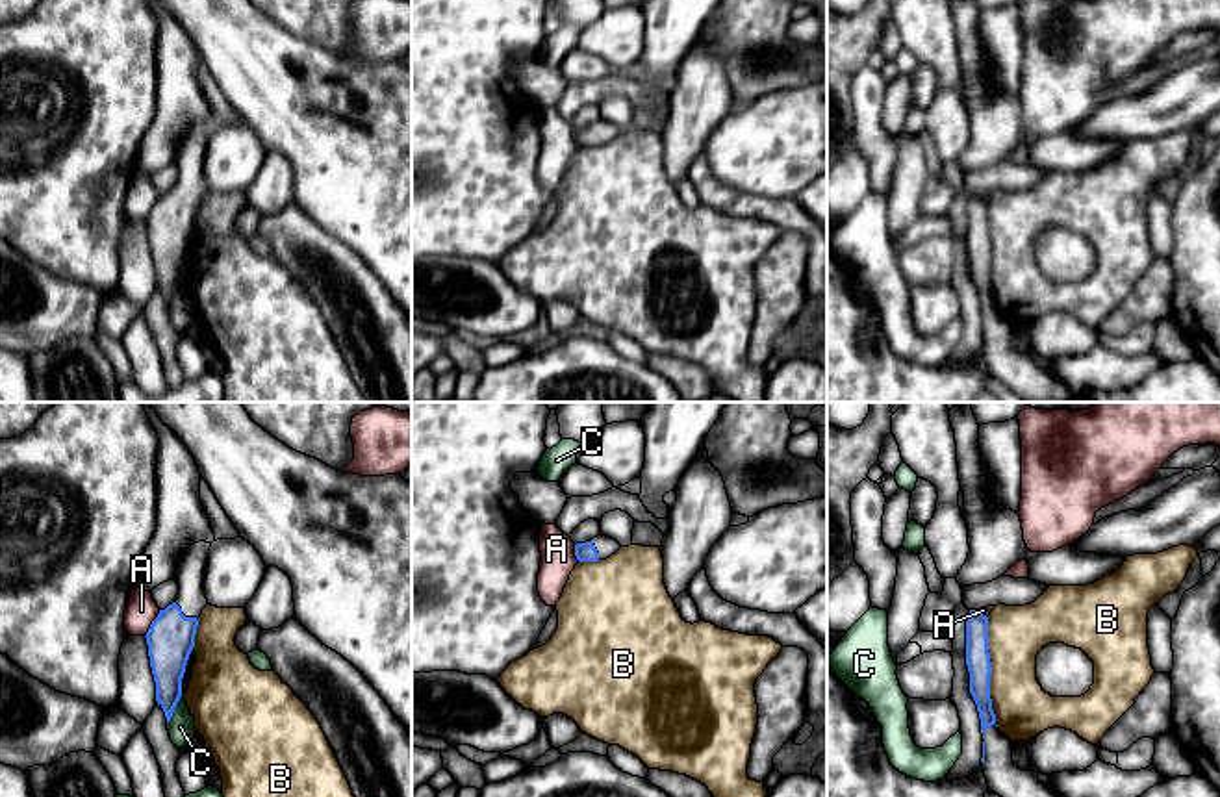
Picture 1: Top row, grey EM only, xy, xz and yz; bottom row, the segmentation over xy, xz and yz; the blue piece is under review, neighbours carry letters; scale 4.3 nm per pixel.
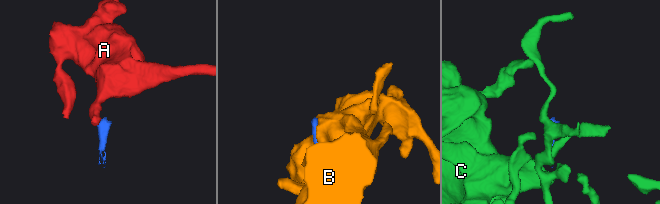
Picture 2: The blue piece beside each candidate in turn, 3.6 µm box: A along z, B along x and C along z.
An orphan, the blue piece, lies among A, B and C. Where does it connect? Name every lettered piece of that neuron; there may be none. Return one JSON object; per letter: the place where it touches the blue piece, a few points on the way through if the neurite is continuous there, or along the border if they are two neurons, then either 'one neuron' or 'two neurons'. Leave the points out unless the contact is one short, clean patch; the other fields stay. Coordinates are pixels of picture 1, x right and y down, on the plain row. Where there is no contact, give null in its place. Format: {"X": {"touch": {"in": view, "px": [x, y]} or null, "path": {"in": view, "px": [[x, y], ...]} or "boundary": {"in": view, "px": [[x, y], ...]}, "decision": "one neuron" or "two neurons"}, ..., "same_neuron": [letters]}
{"A": {"touch": {"in": "xy", "px": [152, 208]}, "boundary": {"in": "xy", "px": [[160, 195], [145, 221]]}, "decision": "two neurons"}, "B": {"touch": {"in": "yz", "px": [991, 256]}, "decision": "two neurons"}, "C": {"touch": {"in": "xy", "px": [173, 295]}, "boundary": {"in": "xy", "px": [[180, 280], [167, 308]]}, "decision": "two neurons"}, "same_neuron": []}

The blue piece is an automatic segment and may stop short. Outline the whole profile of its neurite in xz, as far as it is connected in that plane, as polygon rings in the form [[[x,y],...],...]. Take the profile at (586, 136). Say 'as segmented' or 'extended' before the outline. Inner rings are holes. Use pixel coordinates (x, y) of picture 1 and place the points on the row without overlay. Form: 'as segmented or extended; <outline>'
extended; [[[599,119],[591,126],[577,128],[575,141],[578,146],[597,146],[597,145],[610,143],[619,133],[621,133],[621,130],[616,124]]]

